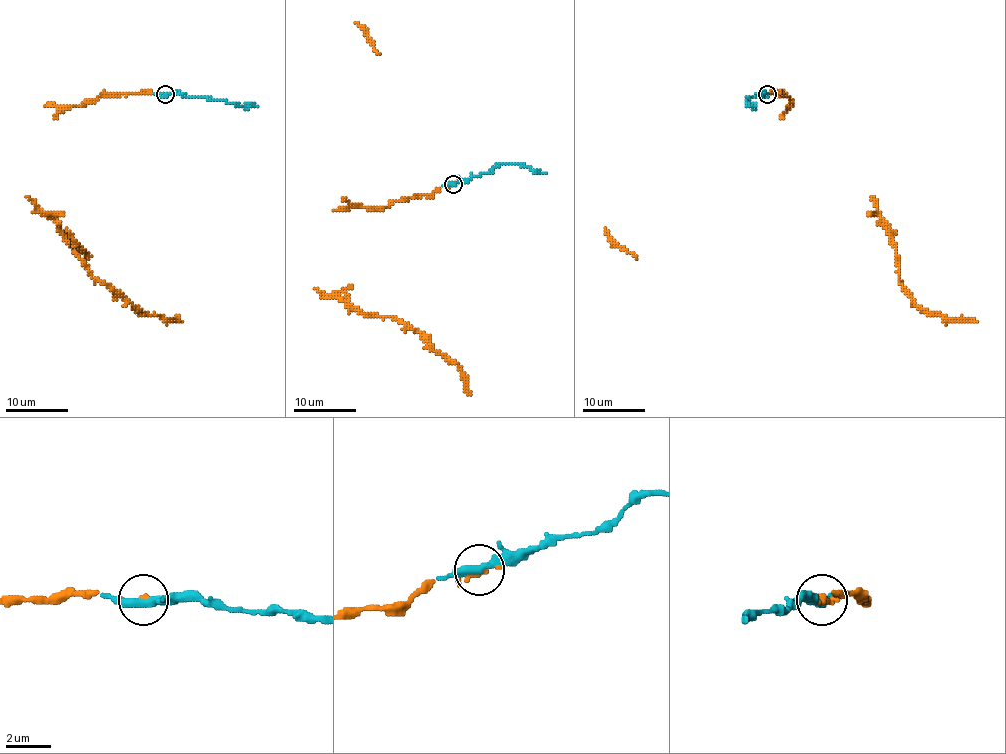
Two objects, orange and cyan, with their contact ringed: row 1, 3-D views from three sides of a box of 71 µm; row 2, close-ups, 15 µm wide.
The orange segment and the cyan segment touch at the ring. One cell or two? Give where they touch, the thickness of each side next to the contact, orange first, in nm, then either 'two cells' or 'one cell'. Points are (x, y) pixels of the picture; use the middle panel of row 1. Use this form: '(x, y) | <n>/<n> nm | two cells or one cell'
(453, 184) | 320/360 nm | one cell

